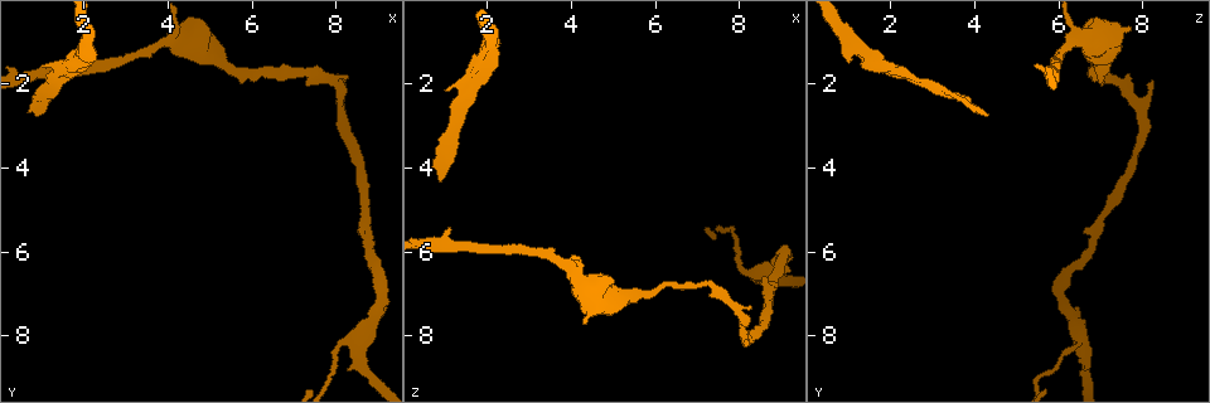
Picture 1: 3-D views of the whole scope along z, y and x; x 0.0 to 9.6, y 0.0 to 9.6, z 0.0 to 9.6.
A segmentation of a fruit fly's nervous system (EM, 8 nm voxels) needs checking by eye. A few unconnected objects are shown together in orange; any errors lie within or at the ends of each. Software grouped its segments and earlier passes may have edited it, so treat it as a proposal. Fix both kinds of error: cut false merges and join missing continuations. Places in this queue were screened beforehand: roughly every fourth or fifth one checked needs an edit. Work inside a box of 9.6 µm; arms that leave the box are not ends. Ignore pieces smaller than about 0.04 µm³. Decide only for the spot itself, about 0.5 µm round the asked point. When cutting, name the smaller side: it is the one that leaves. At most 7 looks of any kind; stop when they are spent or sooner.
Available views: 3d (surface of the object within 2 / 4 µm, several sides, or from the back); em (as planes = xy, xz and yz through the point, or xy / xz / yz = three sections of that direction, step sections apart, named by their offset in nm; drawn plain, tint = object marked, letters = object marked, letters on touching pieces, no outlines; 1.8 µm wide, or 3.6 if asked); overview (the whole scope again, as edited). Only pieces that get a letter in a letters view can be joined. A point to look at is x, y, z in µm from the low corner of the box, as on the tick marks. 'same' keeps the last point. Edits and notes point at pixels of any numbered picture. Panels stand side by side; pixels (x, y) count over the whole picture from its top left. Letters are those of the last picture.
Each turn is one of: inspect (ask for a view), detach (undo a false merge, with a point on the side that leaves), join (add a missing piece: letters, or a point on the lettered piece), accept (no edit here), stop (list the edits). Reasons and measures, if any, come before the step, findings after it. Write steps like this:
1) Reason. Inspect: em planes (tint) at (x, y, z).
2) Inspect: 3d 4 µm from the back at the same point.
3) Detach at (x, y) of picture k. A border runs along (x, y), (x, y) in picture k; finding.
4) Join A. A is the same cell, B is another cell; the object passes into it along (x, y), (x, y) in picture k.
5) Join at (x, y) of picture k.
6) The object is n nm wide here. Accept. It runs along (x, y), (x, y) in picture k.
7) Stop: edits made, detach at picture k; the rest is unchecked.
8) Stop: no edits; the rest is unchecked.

Stops while still wide. Inspect: 3d 2 µm at (4.25, 0.75, 7.75).

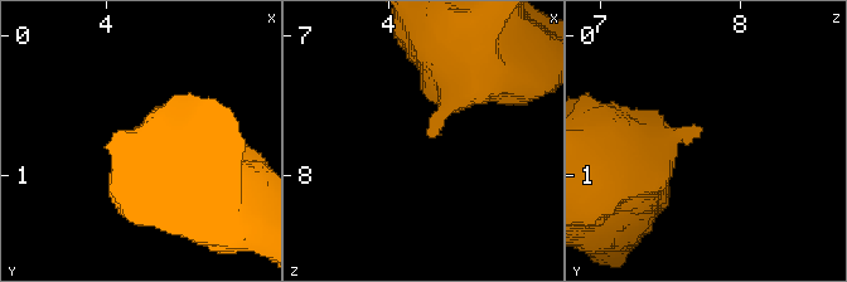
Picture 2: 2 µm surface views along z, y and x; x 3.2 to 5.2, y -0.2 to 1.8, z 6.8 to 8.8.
Shape alone is not enough. Inspect: em yz step 8 (letters) at (4.32, 0.68, 7.68).

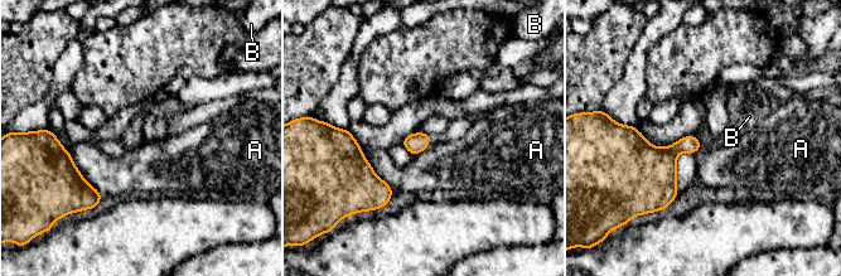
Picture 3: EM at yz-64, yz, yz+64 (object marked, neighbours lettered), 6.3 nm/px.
The longest contact is with A, 360 nm. Accept. A and B are other cells; a border runs along (361, 148), (372, 170), (394, 193) in picture 3; no lettered piece goes on from it.

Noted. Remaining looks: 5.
Thin end. Inspect: em xz step 16 (letters) at (0.85, 2.75, 4.30).

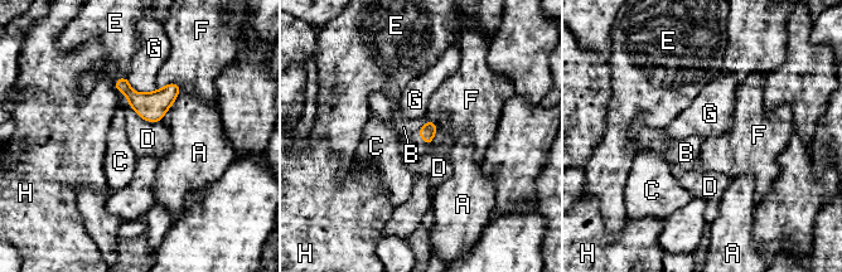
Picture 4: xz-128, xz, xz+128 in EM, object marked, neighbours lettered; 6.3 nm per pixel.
Inspect: em planes (letters) at the same point.

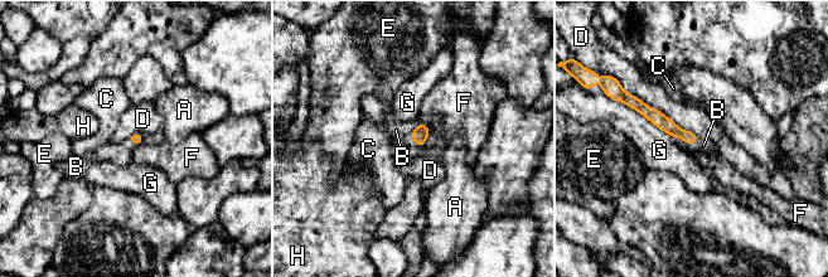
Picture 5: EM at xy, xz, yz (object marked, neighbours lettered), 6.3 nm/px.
Join at (396, 130) of picture 5. B is the same cell, A, C, D, E, F, G and H are other cells; the object passes into it along (419, 135), (411, 136), (396, 130) in picture 5; the cell continues.

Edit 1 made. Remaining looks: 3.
Stop: edits made, join at picture 5; the rest is unchecked.

